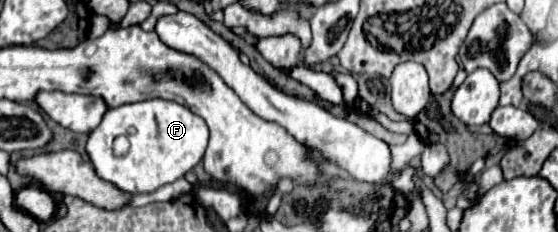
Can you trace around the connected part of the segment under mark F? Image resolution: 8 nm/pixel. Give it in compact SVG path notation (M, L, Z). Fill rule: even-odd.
M147 99L139 103L121 105L109 109L103 115L101 125L89 133L87 139L87 155L95 169L95 173L113 183L117 189L125 193L153 193L161 185L173 183L191 171L203 157L205 145L209 139L209 129L201 117L191 113L185 105L167 99ZM117 135L125 135L131 143L129 155L115 157L113 155L113 139Z

